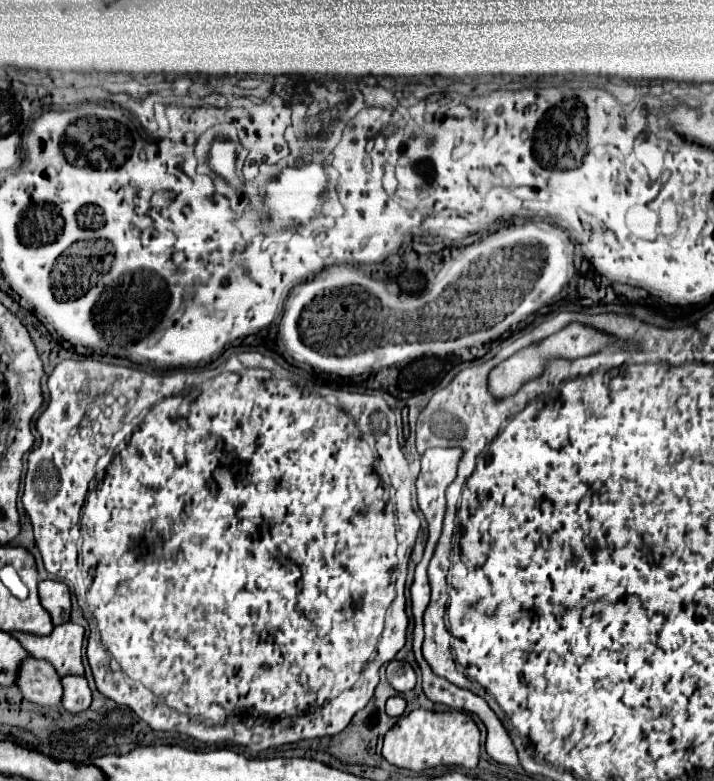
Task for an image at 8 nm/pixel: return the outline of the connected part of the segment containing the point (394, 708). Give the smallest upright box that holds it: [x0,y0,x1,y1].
[387,697,405,717]

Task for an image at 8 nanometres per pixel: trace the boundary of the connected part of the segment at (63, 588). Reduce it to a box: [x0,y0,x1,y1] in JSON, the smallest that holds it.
[39,581,71,625]

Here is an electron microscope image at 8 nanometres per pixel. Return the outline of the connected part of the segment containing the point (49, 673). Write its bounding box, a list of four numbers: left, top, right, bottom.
[17,657,63,705]

